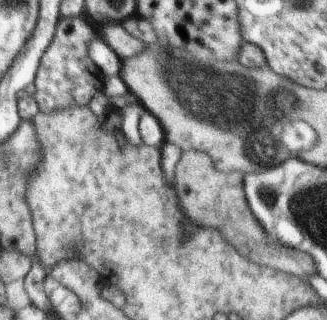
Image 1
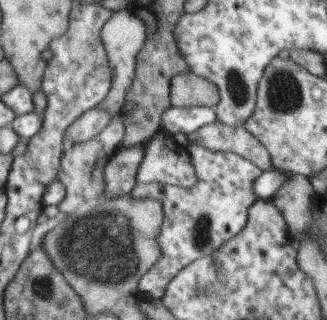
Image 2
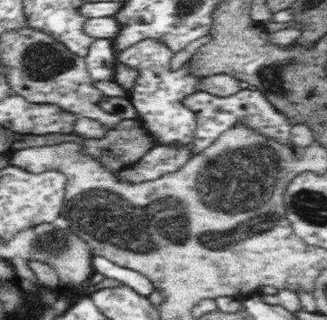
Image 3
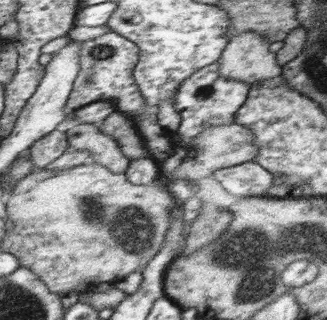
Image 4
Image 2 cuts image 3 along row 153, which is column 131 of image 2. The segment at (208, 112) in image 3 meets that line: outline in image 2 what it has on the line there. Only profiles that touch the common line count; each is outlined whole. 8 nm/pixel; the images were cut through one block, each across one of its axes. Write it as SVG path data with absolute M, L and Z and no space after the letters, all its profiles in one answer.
M187 142L185 148L197 174L195 188L167 188L163 184L151 184L147 188L135 186L129 194L131 202L155 200L163 208L163 224L159 226L159 232L155 236L159 258L137 280L137 292L143 298L163 300L167 288L171 286L175 276L183 272L183 268L195 264L195 260L213 256L223 248L223 244L235 240L235 236L239 236L239 232L247 228L249 210L257 202L253 194L253 180L257 180L263 170L259 170L255 164L251 164L243 156L211 152L197 142Z

